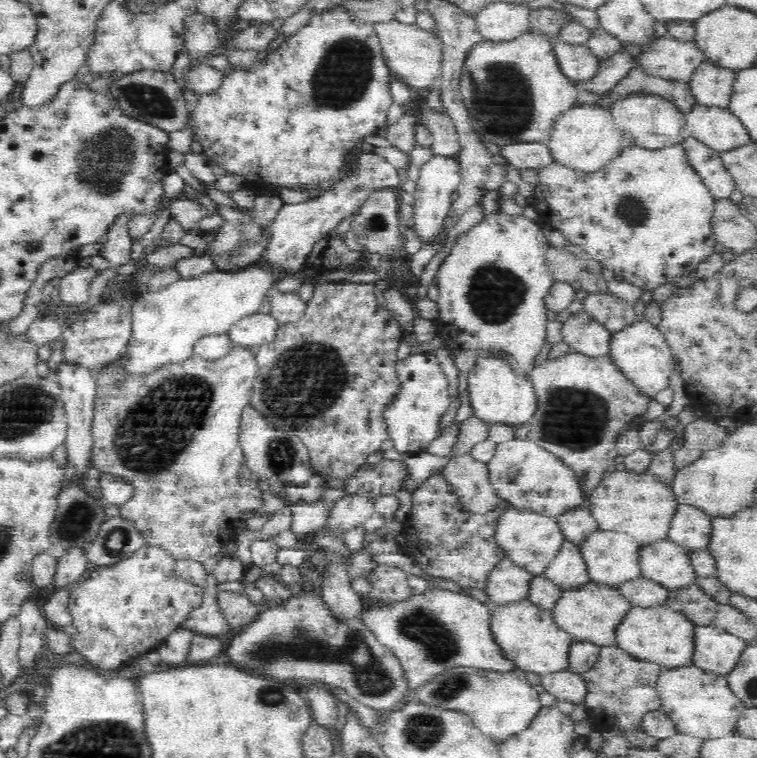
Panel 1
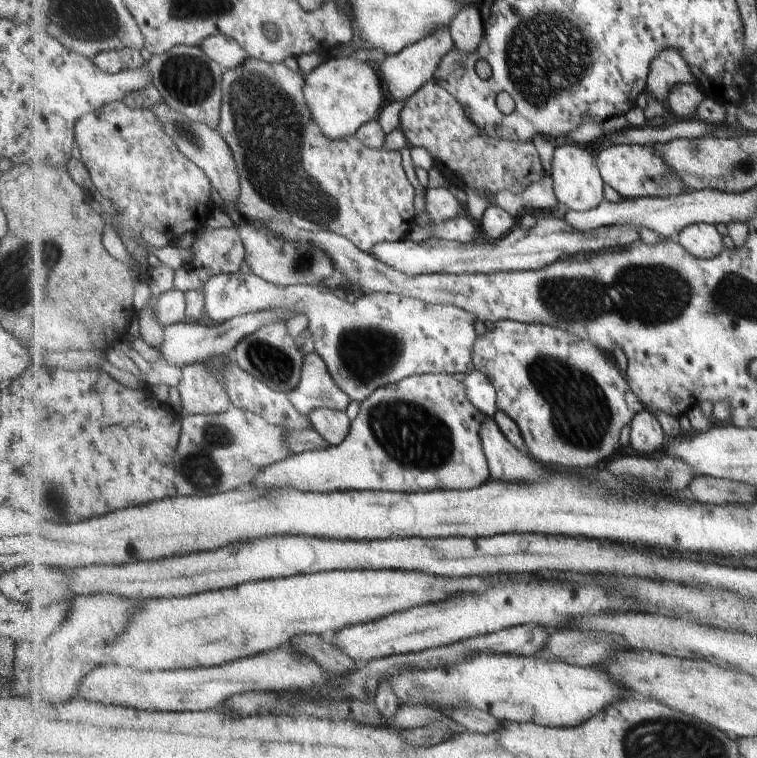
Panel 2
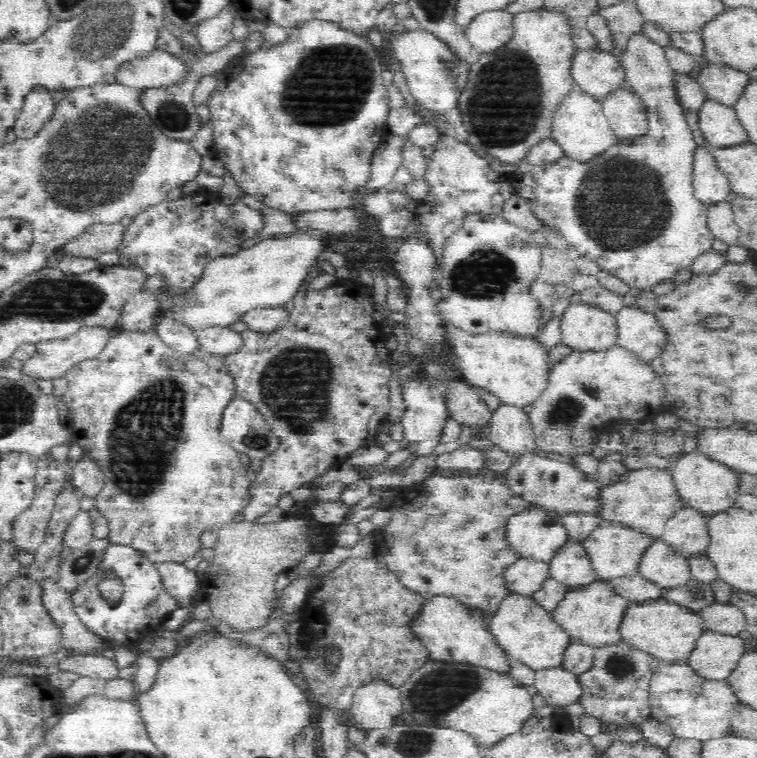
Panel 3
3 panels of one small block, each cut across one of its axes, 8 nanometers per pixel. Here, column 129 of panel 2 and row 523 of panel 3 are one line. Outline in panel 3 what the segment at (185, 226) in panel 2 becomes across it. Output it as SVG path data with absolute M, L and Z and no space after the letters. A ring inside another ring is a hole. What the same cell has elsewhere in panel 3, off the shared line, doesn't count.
M118 330L106 340L106 346L102 352L86 361L79 362L67 370L65 377L68 379L68 386L64 392L64 402L68 406L68 420L65 427L71 434L71 439L80 444L85 455L92 457L105 474L104 486L102 490L94 497L95 506L98 514L104 516L108 521L108 540L116 545L126 545L138 550L142 556L150 559L153 563L163 563L174 561L184 563L191 559L202 548L200 537L203 531L210 531L222 527L226 523L234 521L238 513L242 513L246 502L248 502L246 487L250 478L244 464L238 458L238 452L234 451L226 442L220 438L218 433L218 424L222 418L222 410L226 404L236 397L234 392L234 379L226 373L226 365L222 364L222 356L197 350L198 356L190 352L186 364L174 358L174 352L160 337L154 333L154 330L146 332L132 330Z

